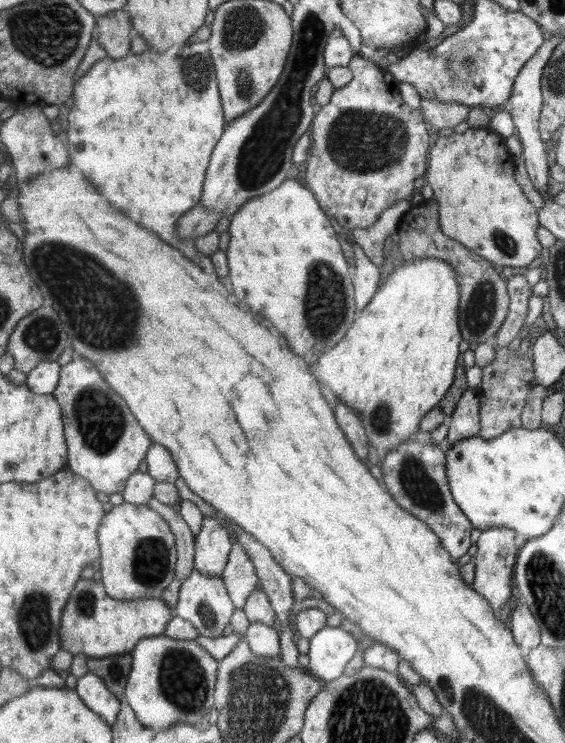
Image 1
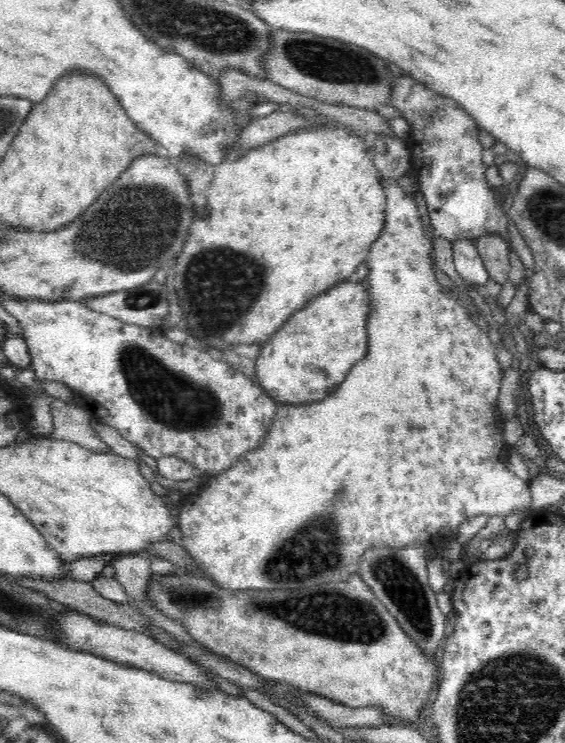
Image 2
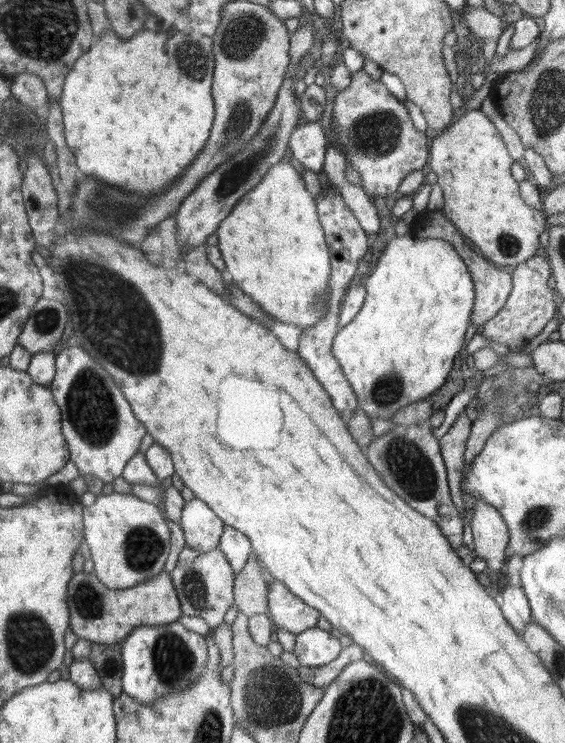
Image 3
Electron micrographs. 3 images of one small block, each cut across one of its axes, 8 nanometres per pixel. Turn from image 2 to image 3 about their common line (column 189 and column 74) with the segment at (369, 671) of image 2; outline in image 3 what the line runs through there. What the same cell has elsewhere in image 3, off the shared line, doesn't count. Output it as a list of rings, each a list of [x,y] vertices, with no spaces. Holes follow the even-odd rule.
[[[164,570],[152,576],[152,579],[123,589],[109,589],[100,582],[94,572],[75,573],[68,585],[67,605],[70,629],[74,631],[76,638],[103,645],[121,644],[128,633],[140,625],[173,623],[183,615],[170,573]]]

